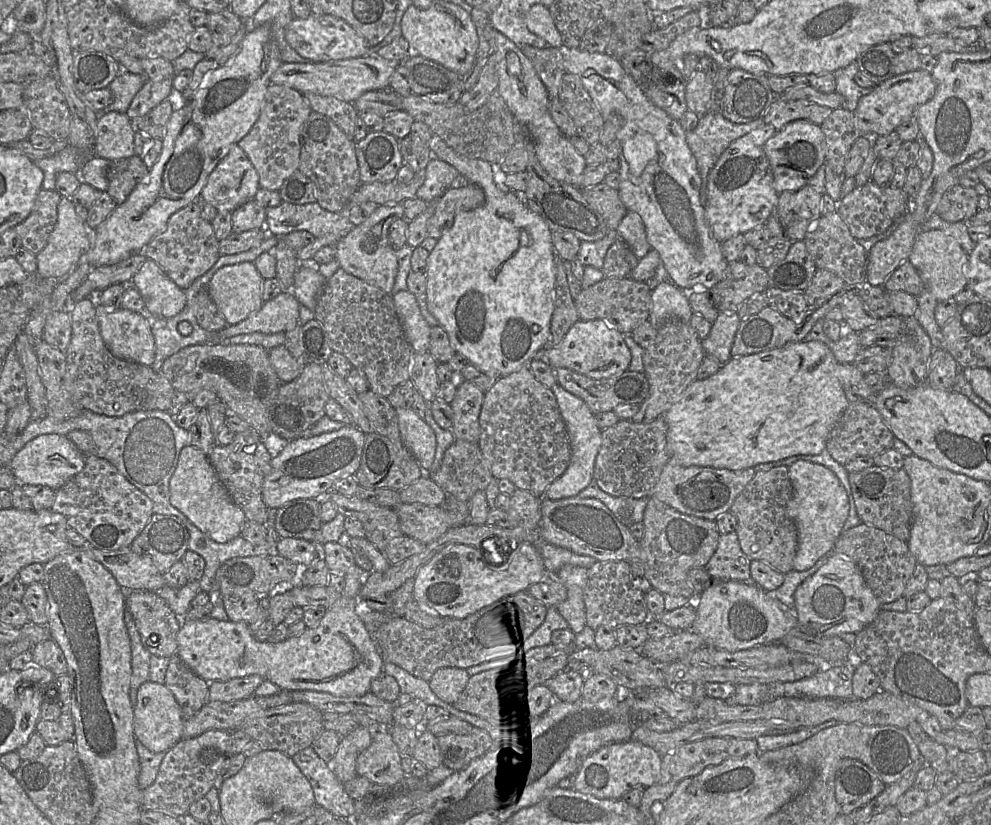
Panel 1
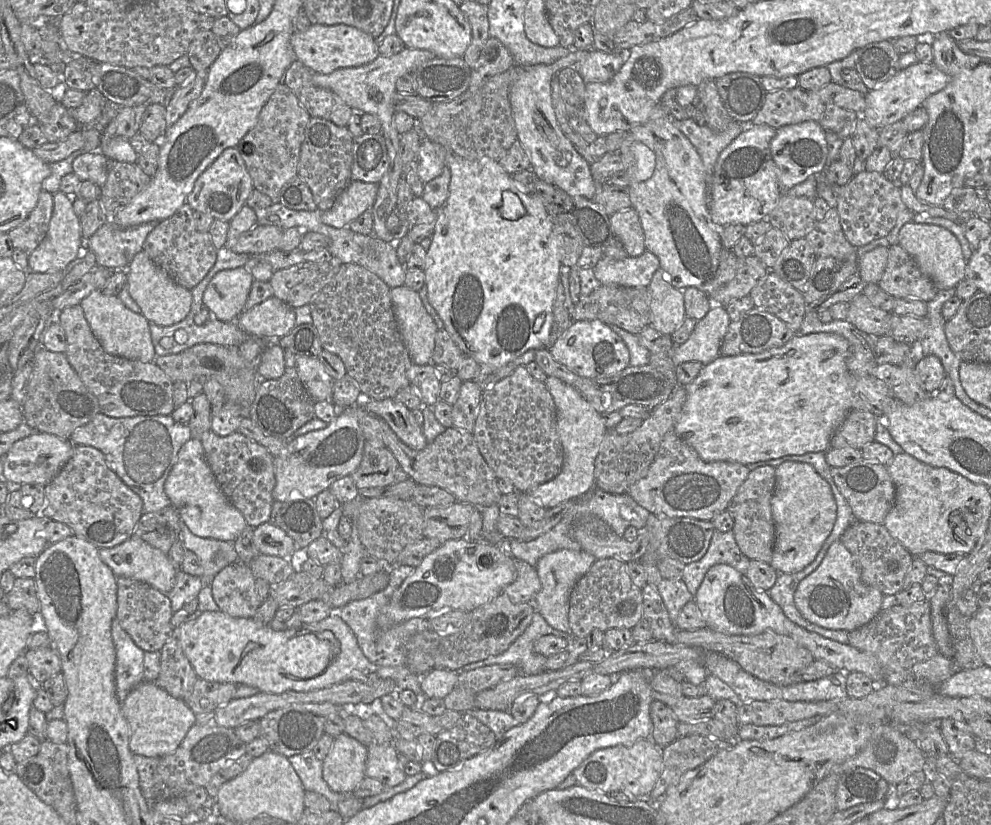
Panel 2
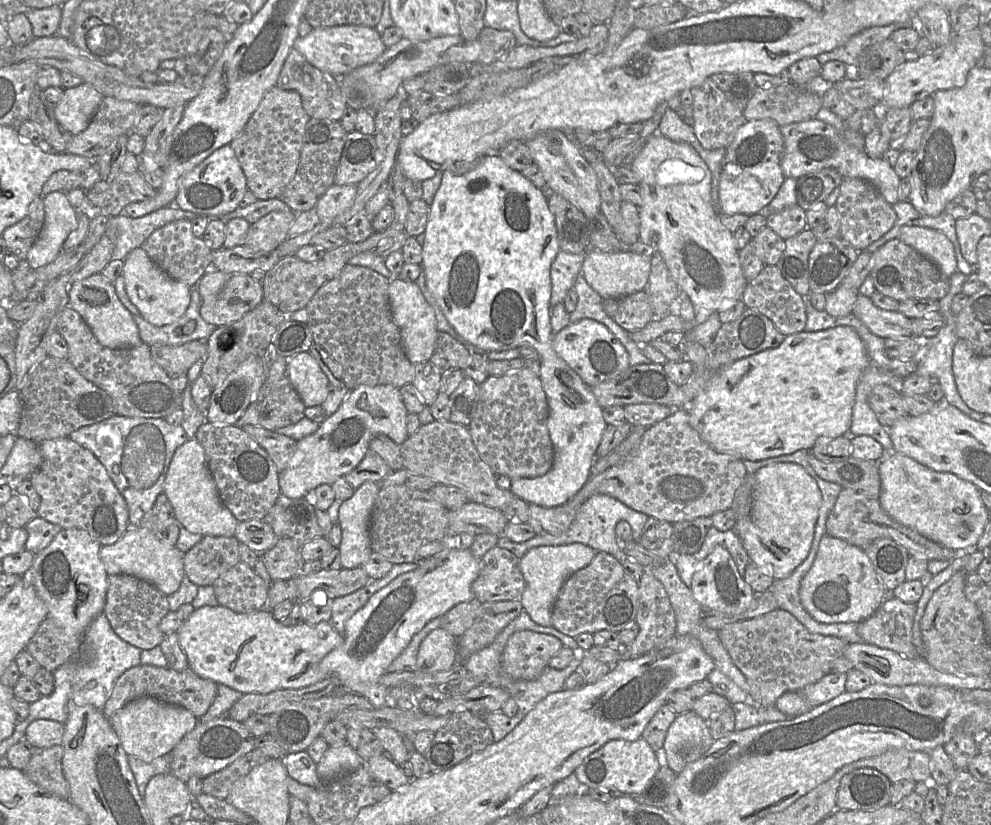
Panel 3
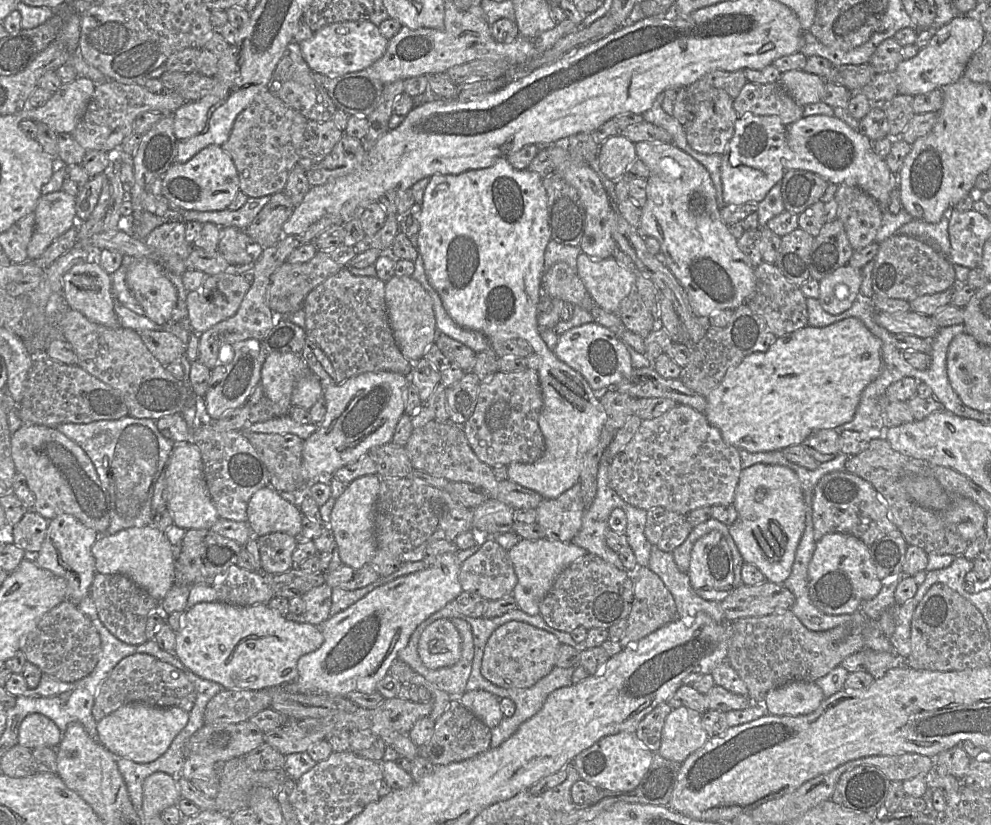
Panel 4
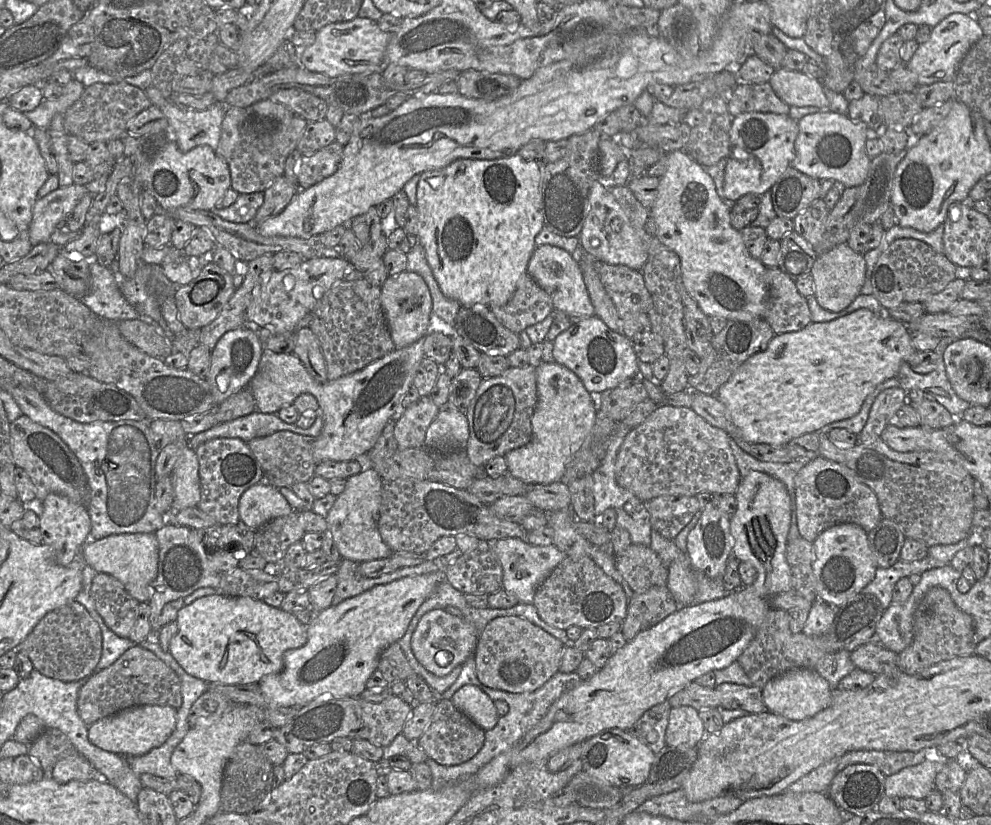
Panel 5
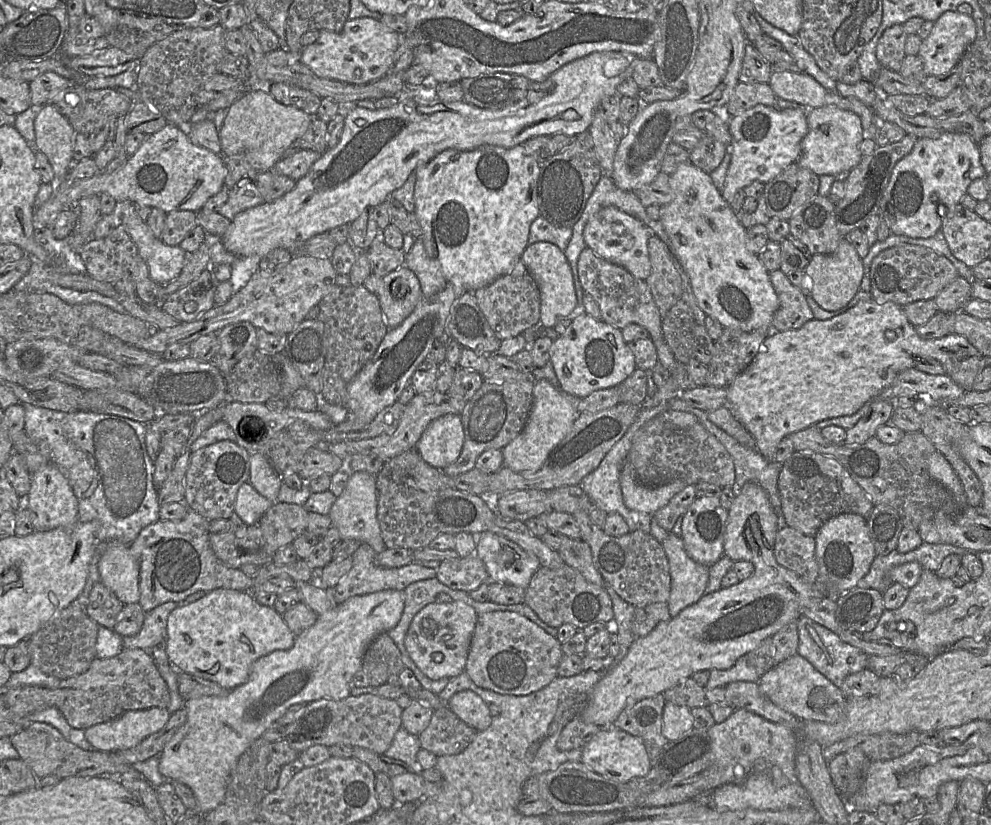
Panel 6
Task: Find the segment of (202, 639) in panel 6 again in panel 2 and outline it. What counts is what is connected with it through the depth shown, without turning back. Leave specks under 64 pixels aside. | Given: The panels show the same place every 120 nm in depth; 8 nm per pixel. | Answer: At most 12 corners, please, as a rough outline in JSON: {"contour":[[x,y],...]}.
{"contour":[[204,611],[175,628],[198,678],[260,692],[375,672],[334,612],[275,631]]}

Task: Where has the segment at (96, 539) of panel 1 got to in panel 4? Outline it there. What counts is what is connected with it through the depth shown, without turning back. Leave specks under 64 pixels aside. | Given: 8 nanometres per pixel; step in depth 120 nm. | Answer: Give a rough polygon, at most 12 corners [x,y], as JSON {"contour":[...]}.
{"contour":[[56,428],[11,435],[16,471],[48,520],[107,534],[110,496]]}

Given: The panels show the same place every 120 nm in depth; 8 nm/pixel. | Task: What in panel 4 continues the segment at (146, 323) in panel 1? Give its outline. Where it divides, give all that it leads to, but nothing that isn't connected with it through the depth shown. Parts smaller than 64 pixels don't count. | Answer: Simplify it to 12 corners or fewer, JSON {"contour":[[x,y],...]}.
{"contour":[[99,264],[74,265],[63,278],[70,309],[110,328],[111,276]]}

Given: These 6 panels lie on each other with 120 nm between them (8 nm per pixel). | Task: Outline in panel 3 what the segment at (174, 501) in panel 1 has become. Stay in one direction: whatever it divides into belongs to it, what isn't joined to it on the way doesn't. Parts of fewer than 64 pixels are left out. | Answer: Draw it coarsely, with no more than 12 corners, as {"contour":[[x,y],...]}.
{"contour":[[195,438],[176,449],[164,493],[179,526],[234,536]]}

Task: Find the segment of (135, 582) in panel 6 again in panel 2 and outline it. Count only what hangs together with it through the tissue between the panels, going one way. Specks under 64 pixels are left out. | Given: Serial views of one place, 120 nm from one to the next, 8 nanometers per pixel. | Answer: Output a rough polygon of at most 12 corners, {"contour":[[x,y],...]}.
{"contour":[[134,535],[99,556],[117,577],[163,593],[177,570]]}

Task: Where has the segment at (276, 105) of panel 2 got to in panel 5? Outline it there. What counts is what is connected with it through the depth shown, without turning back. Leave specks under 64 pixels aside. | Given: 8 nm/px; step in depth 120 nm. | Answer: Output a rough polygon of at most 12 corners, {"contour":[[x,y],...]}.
{"contour":[[230,107],[216,153],[231,188],[264,192],[283,176],[307,123]]}

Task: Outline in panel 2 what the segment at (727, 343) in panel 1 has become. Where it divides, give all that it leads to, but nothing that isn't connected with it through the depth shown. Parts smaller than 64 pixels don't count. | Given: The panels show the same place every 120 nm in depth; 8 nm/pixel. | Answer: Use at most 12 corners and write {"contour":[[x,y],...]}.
{"contour":[[713,304],[689,339],[673,346],[676,366],[720,356],[731,320]]}

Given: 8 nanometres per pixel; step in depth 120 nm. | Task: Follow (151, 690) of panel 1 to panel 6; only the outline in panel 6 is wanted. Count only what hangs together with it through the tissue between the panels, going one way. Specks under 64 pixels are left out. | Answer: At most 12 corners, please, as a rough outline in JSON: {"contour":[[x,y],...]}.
{"contour":[[167,708],[127,711],[85,729],[97,751],[129,749],[161,730]]}

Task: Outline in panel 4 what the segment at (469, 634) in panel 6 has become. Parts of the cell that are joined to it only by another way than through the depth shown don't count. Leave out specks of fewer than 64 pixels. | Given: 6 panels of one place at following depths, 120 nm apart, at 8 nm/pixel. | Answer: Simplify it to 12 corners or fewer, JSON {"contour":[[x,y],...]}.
{"contour":[[450,619],[428,625],[418,655],[430,669],[461,658],[461,636]]}

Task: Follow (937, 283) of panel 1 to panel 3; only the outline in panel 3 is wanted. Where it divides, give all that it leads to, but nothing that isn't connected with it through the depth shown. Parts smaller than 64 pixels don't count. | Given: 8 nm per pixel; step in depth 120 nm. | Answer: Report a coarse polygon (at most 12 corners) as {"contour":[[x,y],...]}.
{"contour":[[904,225],[898,238],[948,278],[958,271],[952,242],[942,232]]}

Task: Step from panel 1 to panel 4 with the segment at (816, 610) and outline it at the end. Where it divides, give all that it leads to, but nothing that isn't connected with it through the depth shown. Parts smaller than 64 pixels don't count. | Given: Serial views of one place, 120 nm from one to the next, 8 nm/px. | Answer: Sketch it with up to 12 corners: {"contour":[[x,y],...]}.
{"contour":[[843,533],[816,542],[809,595],[853,614],[880,592],[869,547]]}

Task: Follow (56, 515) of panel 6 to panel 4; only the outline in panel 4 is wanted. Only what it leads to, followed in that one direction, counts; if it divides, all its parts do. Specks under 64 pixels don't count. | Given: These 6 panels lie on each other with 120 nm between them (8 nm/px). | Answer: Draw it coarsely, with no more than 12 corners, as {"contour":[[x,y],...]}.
{"contour":[[70,514],[49,521],[36,564],[67,582],[78,605],[96,574],[95,530]]}

